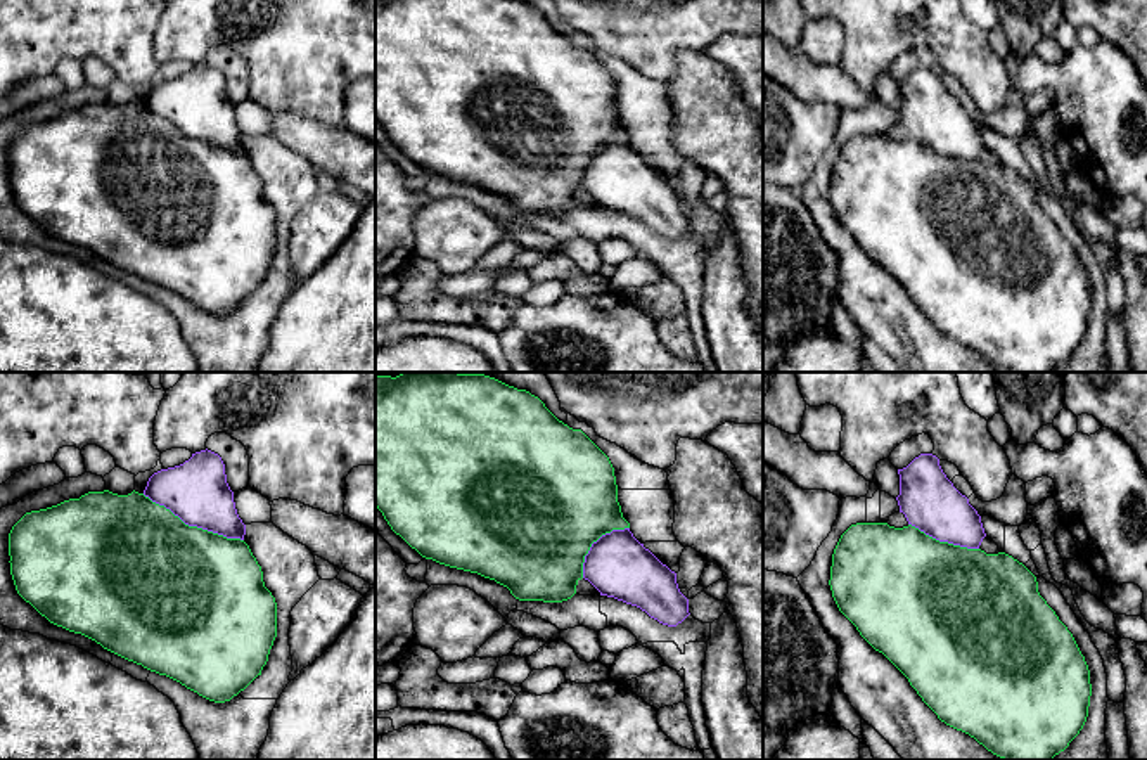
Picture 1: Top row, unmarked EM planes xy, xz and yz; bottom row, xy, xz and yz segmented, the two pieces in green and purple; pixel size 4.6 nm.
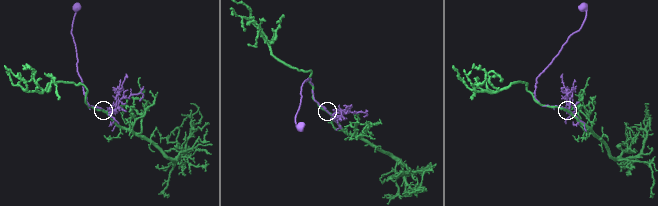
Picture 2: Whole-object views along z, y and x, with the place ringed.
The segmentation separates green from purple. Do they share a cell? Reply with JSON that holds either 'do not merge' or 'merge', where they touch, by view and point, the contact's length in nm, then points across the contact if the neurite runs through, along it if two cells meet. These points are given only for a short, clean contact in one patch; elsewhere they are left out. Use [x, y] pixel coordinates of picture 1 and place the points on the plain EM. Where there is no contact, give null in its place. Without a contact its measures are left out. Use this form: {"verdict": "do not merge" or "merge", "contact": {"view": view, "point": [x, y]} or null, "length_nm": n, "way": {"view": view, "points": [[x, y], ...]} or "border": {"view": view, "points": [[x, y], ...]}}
{"verdict": "merge", "contact": {"view": "xy", "point": [192, 139]}, "length_nm": 500}

